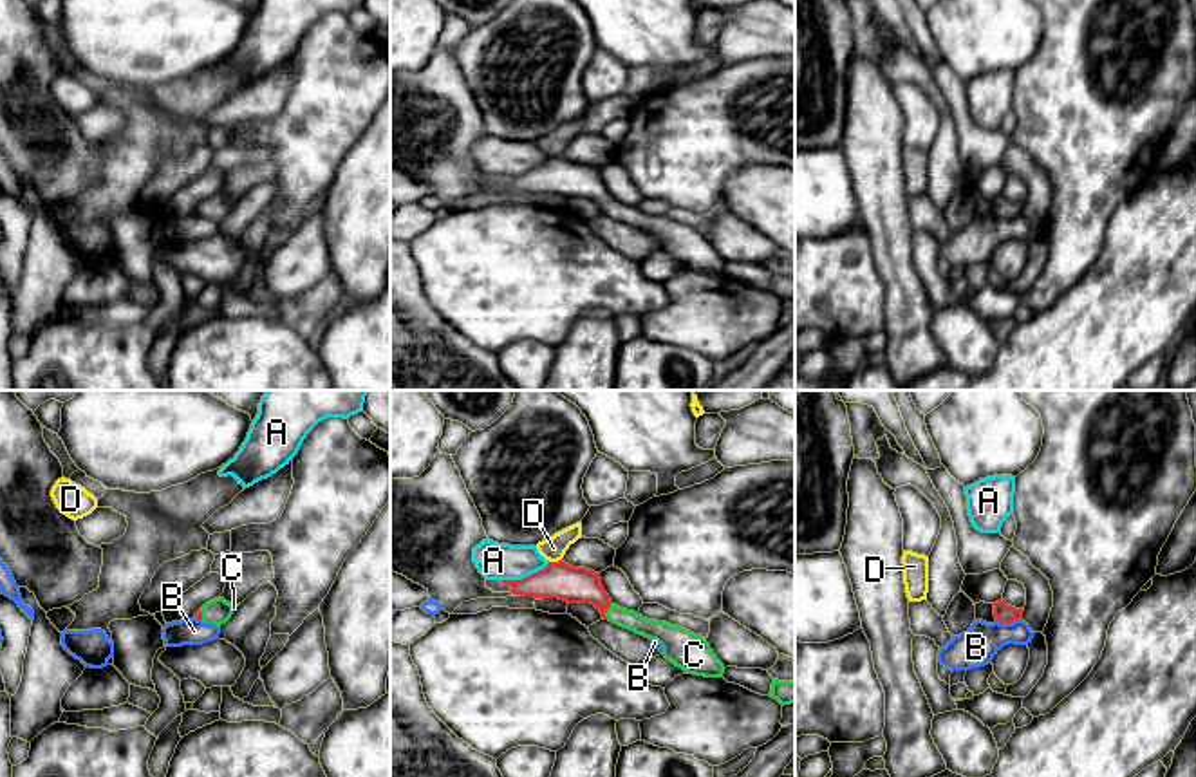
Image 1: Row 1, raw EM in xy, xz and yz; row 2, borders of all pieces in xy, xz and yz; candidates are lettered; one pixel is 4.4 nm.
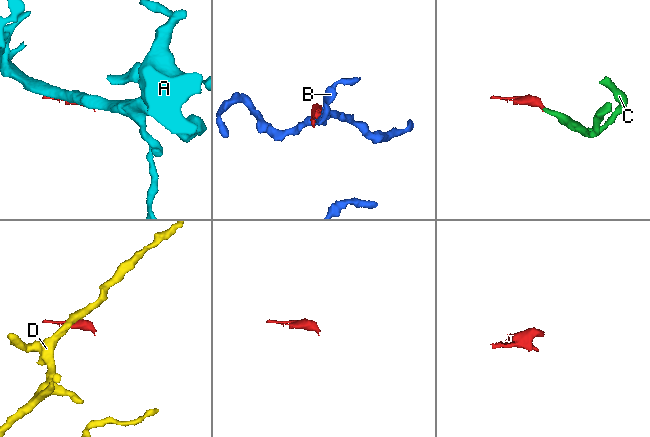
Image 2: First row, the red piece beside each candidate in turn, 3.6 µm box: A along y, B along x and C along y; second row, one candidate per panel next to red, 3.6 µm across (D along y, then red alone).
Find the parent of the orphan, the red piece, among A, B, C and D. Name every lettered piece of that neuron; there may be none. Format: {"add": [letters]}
{"add": ["C"]}

